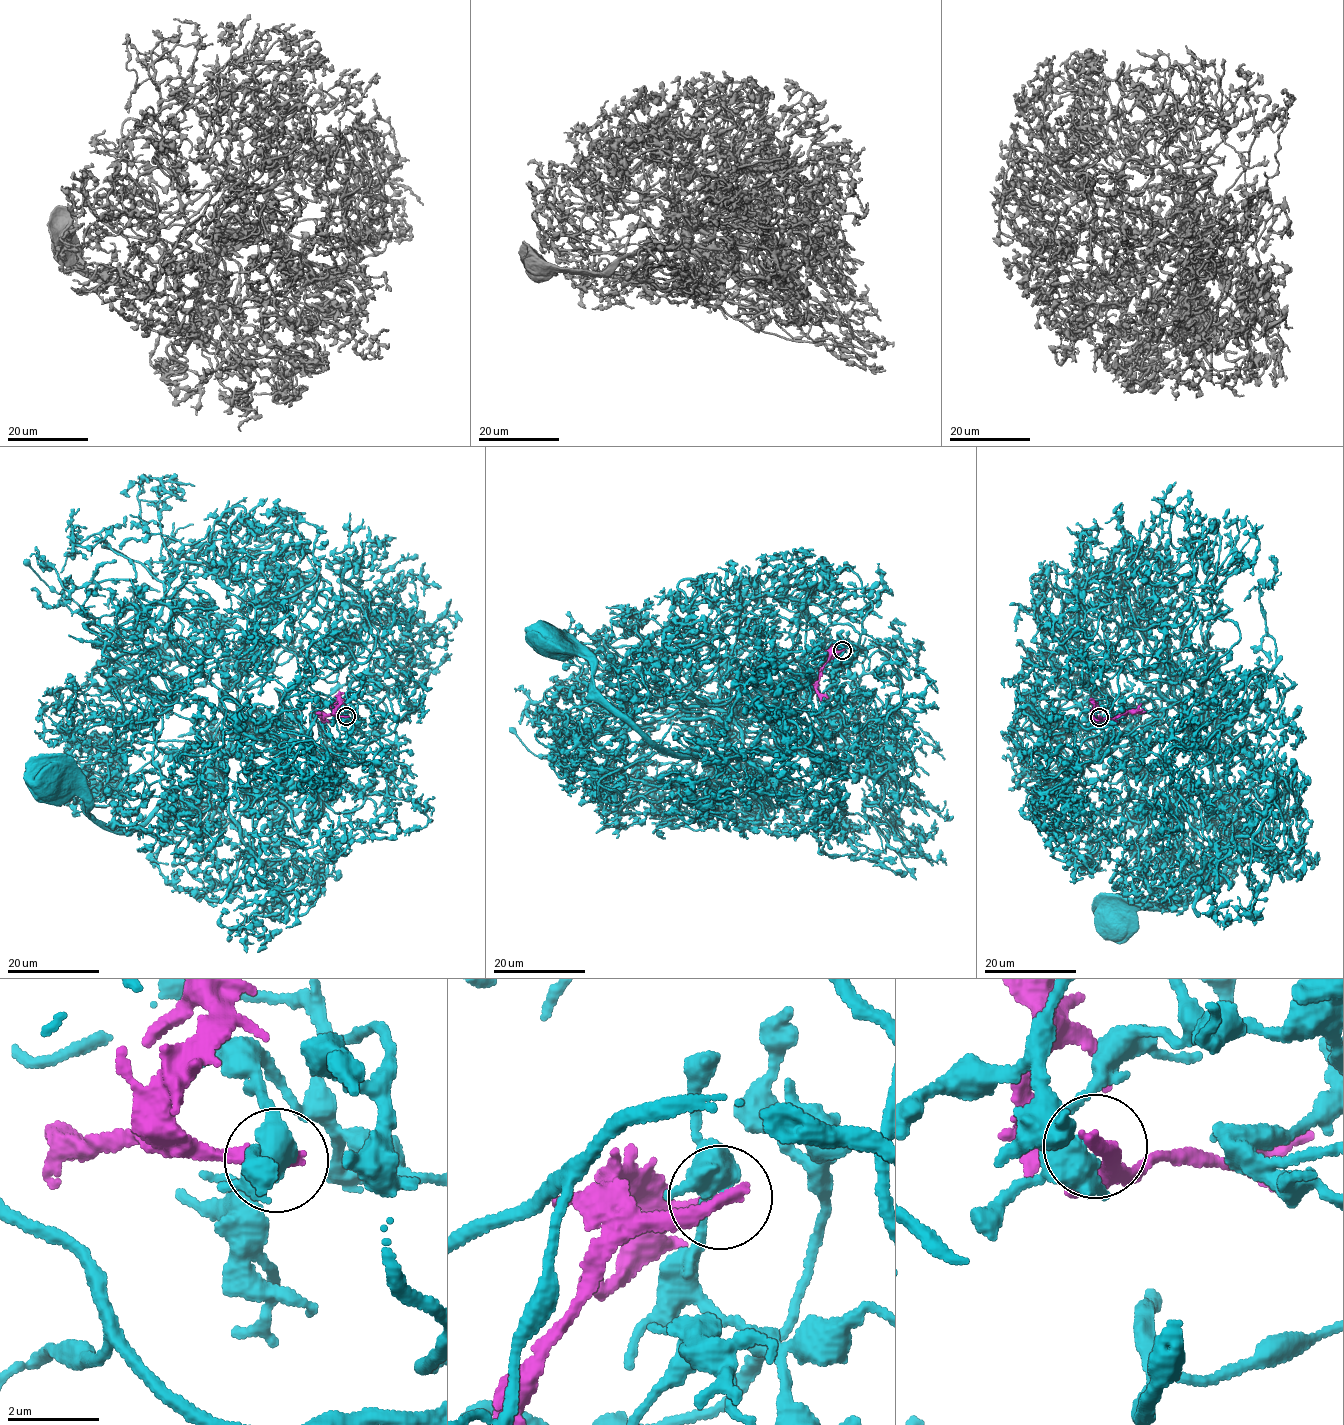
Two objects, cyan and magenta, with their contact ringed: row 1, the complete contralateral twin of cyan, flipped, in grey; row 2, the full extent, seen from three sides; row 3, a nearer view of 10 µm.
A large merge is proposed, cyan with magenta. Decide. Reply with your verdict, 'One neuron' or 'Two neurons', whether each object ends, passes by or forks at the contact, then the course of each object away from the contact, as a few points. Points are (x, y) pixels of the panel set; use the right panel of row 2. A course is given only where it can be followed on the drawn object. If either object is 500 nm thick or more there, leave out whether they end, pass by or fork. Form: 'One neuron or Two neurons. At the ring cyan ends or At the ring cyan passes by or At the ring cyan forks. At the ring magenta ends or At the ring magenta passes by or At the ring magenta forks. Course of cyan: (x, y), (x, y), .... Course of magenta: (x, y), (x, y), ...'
Two neurons. At the ring cyan forks. At the ring magenta ends. Course of cyan: (1098, 718), (1109, 695), (1162, 711), (1109, 741), (1177, 701), (1227, 849), (1214, 885), (1119, 921). Course of magenta: (1098, 717), (1100, 720), (1143, 709)

